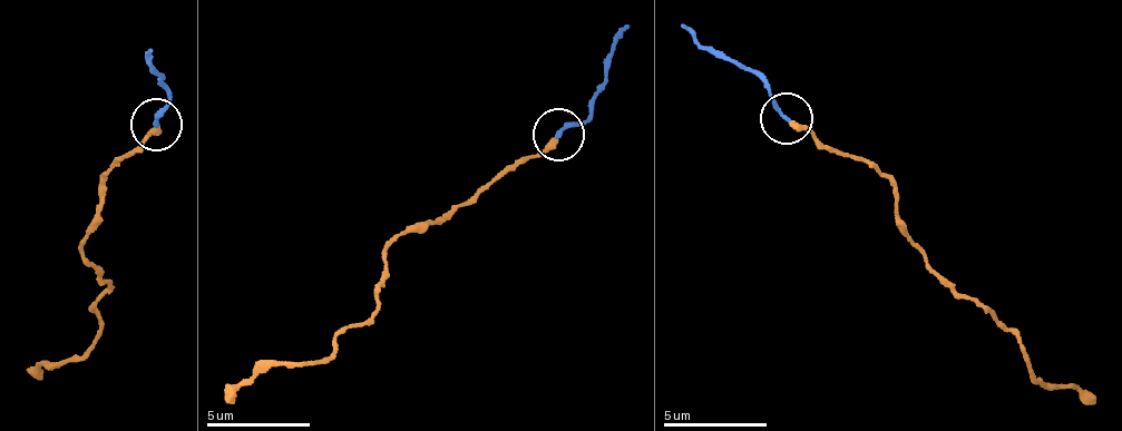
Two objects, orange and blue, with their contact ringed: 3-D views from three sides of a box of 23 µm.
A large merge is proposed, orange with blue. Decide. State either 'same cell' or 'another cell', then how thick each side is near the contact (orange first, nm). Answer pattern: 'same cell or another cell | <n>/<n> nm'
same cell | 280/220 nm

